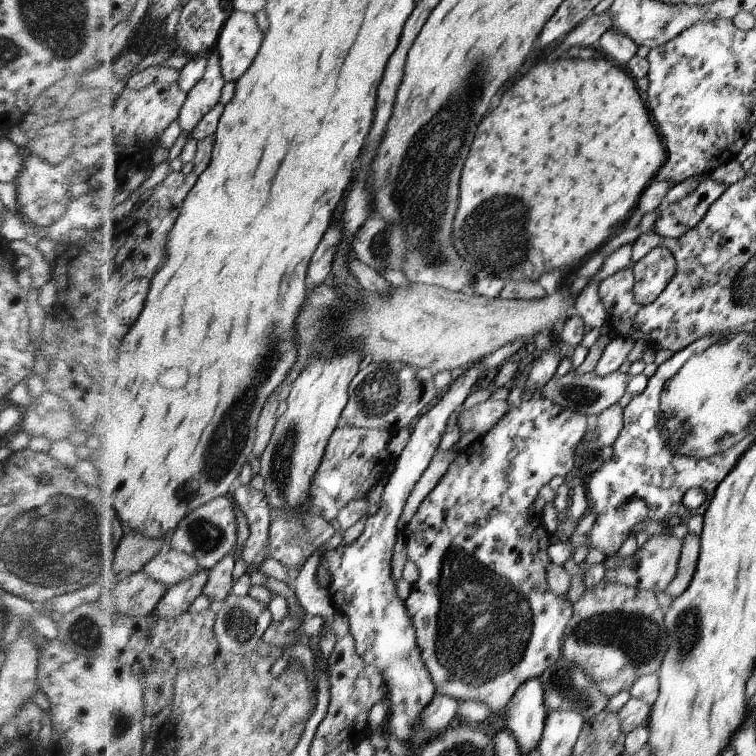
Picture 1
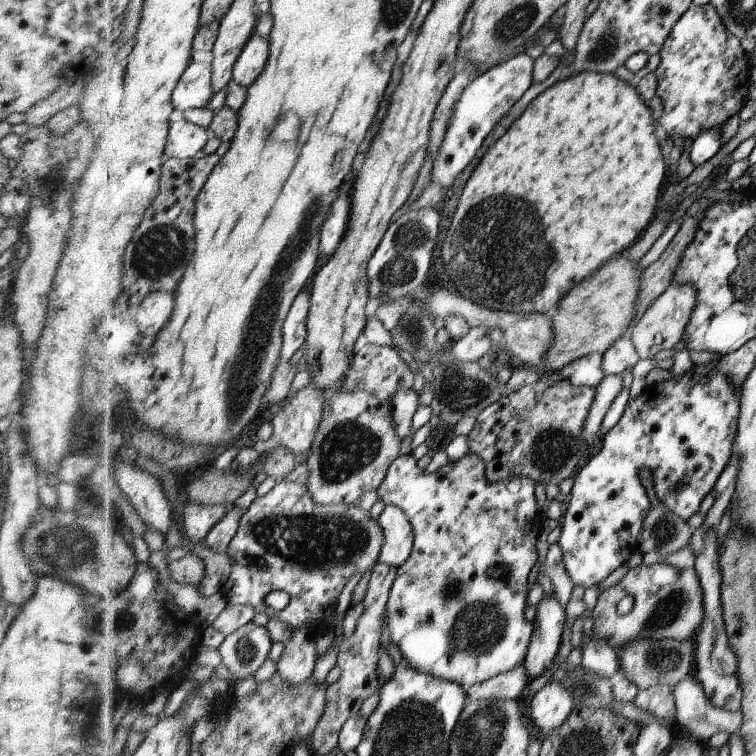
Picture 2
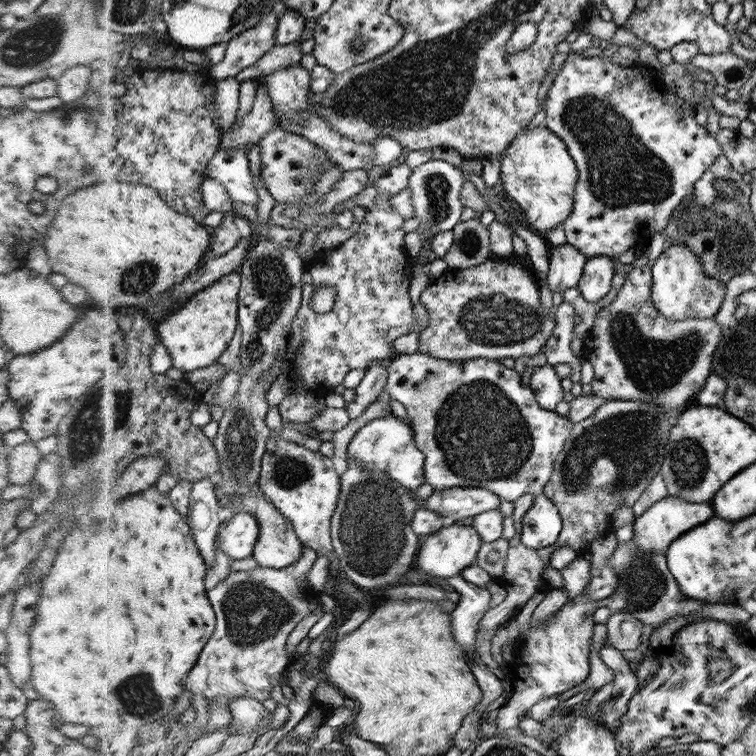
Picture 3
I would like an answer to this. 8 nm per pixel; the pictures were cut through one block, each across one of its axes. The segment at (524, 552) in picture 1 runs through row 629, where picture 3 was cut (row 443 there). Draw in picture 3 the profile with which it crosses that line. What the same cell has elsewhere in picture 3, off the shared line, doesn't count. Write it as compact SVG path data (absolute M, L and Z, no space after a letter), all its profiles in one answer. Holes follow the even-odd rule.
M419 350L396 354L387 362L385 390L404 404L414 430L416 445L425 453L425 482L435 490L468 487L492 491L502 501L516 502L525 495L538 495L553 474L557 456L573 432L573 421L542 408L536 393L526 388L518 372L486 358L438 360Z

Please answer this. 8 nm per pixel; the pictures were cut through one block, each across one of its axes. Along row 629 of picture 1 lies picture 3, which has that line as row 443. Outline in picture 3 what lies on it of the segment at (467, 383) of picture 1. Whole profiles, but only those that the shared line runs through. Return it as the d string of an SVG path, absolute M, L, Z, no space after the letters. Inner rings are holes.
M394 415L372 419L362 426L349 443L348 456L360 460L364 470L386 472L392 481L413 492L425 483L425 453L417 447L409 422Z

